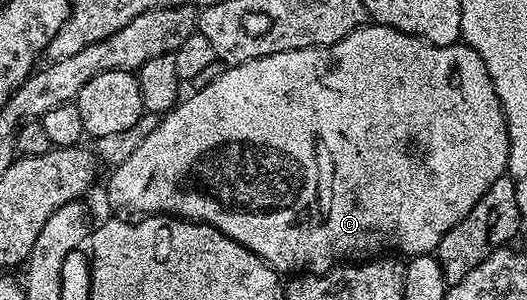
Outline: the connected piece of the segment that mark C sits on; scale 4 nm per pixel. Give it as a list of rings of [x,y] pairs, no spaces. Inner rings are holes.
[[[372,23],[370,26],[364,26],[358,28],[355,32],[350,32],[343,40],[338,40],[336,44],[329,44],[325,48],[302,48],[301,50],[278,52],[277,54],[269,54],[256,60],[250,60],[244,64],[227,66],[222,70],[224,72],[216,80],[209,81],[200,92],[193,93],[188,100],[187,97],[180,99],[179,103],[160,119],[163,121],[144,140],[142,137],[136,143],[133,154],[130,154],[125,162],[121,162],[120,165],[110,169],[111,177],[107,180],[107,200],[113,207],[120,208],[123,211],[120,213],[162,214],[164,216],[174,216],[181,220],[193,220],[197,224],[212,224],[214,228],[221,230],[226,236],[233,238],[253,254],[257,254],[269,267],[280,274],[318,274],[330,272],[340,262],[351,262],[356,258],[374,257],[376,254],[382,253],[379,252],[382,248],[392,248],[395,252],[404,252],[404,257],[407,258],[434,253],[438,249],[441,238],[445,238],[448,230],[453,226],[457,226],[457,222],[461,222],[461,218],[465,218],[465,214],[469,214],[469,210],[473,210],[473,206],[477,206],[477,202],[485,194],[485,190],[489,190],[489,186],[493,186],[493,182],[497,182],[497,178],[501,178],[507,172],[509,134],[507,133],[503,107],[497,98],[494,86],[491,85],[489,70],[485,70],[485,62],[481,62],[481,54],[477,54],[477,50],[473,50],[468,44],[460,42],[449,46],[437,46],[436,44],[430,44],[427,40],[419,39],[418,36],[398,32],[396,28],[386,28],[384,24]]]

